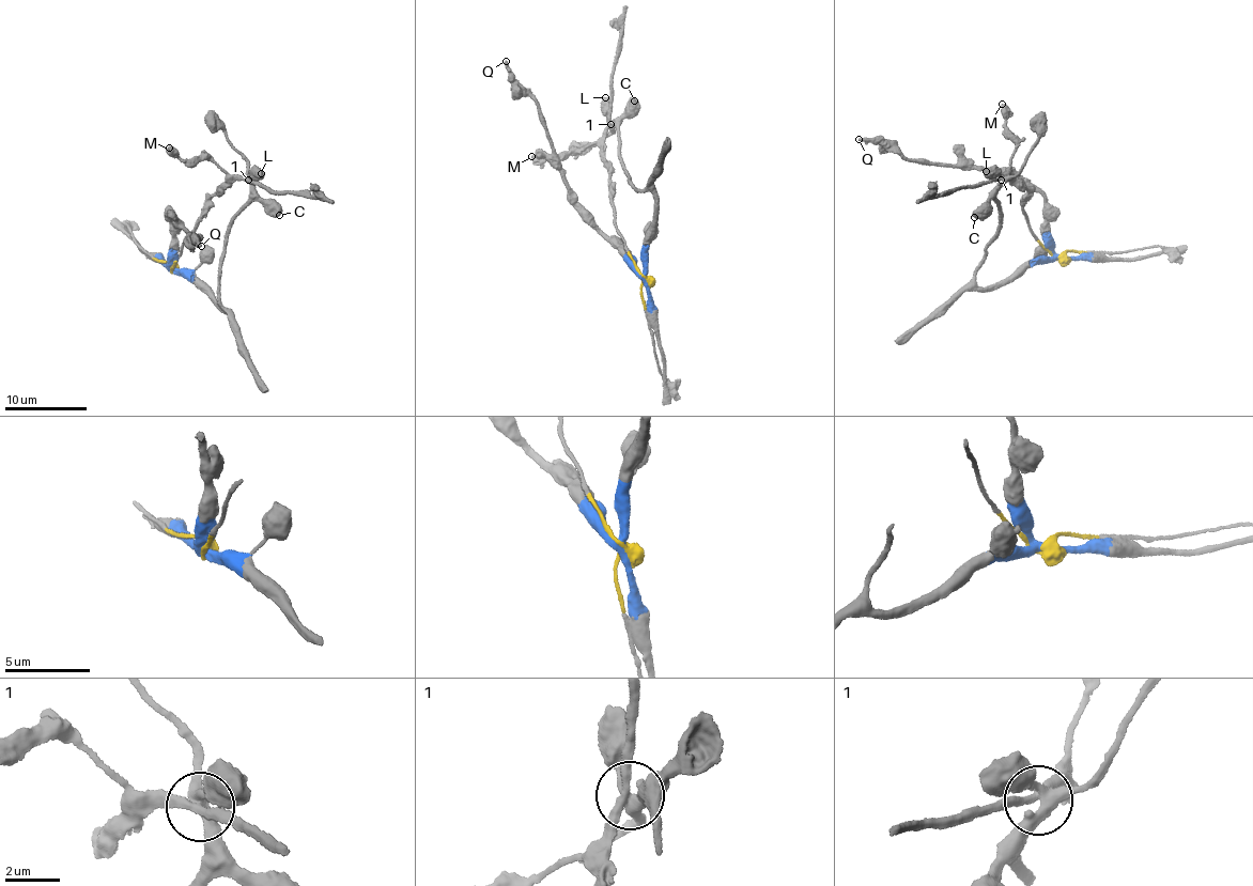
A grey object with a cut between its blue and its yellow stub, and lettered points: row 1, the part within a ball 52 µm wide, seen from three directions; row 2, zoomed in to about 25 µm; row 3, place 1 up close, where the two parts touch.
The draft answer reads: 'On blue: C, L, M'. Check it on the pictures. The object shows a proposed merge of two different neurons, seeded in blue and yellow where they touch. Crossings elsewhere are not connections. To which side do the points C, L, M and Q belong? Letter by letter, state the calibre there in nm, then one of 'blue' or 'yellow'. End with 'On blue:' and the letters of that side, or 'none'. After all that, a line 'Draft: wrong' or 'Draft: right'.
C: calibre 800 nm; blue
L: calibre 650 nm; blue
M: calibre 550 nm; yellow
Q: calibre 280 nm; blue
On blue: C, L, Q
Draft: wrong

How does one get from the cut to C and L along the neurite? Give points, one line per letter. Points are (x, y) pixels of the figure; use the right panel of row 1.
C: (1060, 257), (981, 289), (976, 273), (986, 244), (996, 233), (999, 207), (990, 198), (974, 217)
L: (1060, 257), (981, 289), (975, 283), (1000, 213), (994, 198), (1001, 177), (985, 171)

